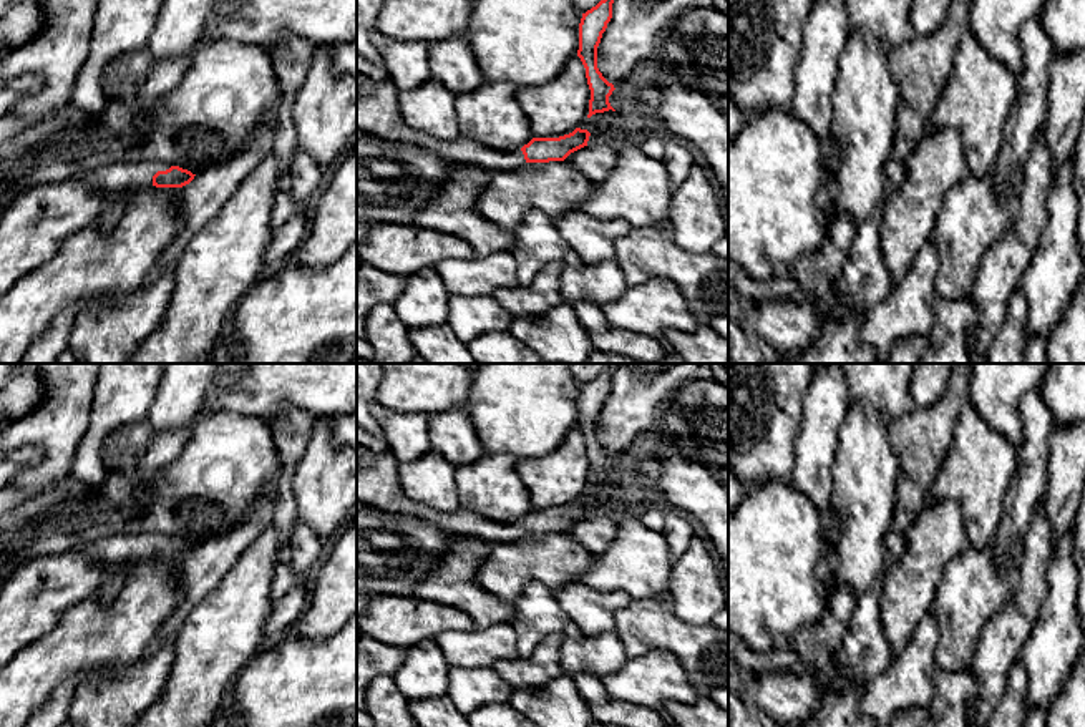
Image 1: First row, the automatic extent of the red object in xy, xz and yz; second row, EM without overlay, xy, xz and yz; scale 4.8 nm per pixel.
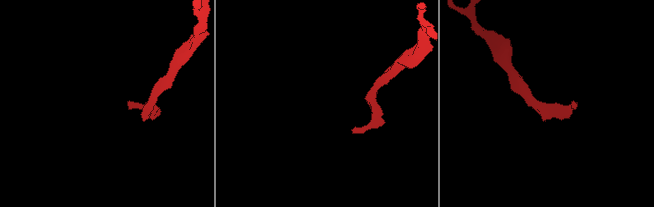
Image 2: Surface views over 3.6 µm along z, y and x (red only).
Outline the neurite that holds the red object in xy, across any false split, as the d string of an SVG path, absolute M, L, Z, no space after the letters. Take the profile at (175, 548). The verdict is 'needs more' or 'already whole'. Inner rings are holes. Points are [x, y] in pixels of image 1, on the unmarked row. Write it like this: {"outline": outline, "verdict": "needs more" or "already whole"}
{"outline": "M159 533L116 534L76 544L71 551L106 564L156 559L182 559L194 551L187 541Z", "verdict": "needs more"}

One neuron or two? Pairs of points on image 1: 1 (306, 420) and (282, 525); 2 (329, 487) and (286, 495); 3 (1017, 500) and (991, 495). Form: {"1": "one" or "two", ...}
{"1": "one", "2": "two", "3": "two"}

